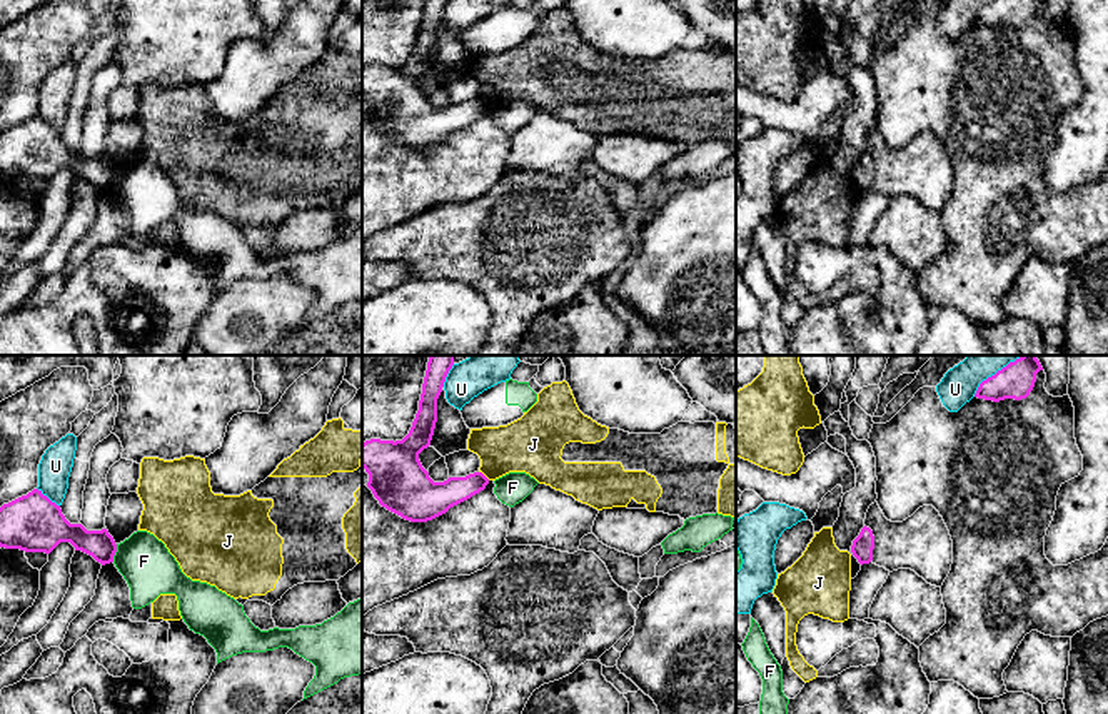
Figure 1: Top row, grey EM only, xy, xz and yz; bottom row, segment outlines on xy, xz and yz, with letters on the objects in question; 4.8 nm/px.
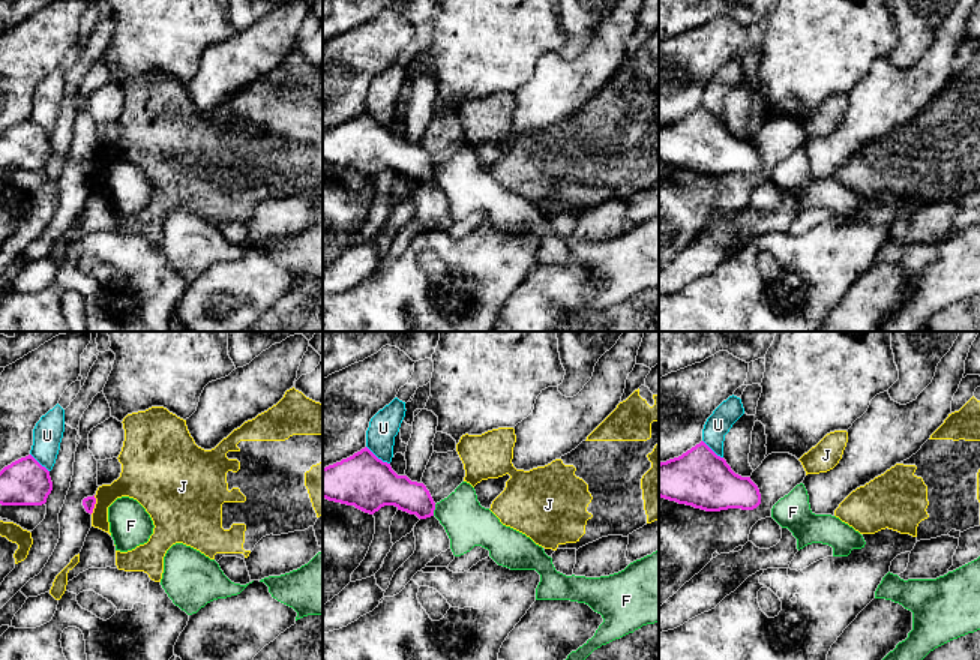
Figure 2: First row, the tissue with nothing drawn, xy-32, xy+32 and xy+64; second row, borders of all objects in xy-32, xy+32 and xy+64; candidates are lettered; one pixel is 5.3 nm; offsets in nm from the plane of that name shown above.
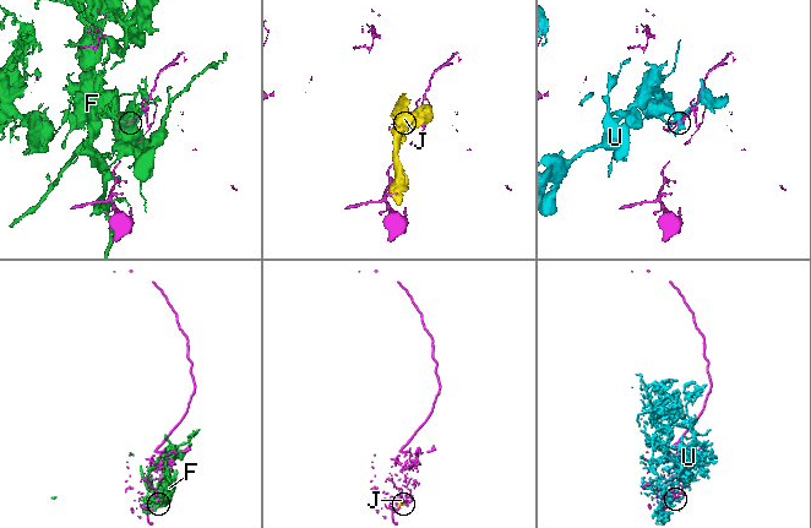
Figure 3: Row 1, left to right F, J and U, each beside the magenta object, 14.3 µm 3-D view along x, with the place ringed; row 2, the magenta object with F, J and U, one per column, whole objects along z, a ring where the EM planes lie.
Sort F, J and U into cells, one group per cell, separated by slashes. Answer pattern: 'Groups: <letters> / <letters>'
Groups: F / J / U

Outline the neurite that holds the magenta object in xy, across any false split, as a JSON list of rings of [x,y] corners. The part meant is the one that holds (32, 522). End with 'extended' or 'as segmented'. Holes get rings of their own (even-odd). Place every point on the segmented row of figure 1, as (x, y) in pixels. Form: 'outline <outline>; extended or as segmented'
outline [[[38,489],[0,507],[0,547],[50,554],[60,542],[70,542],[75,551],[92,556],[102,566],[113,562],[117,552],[117,544],[107,529],[87,530],[82,524],[70,524],[60,505]]]; as segmented

